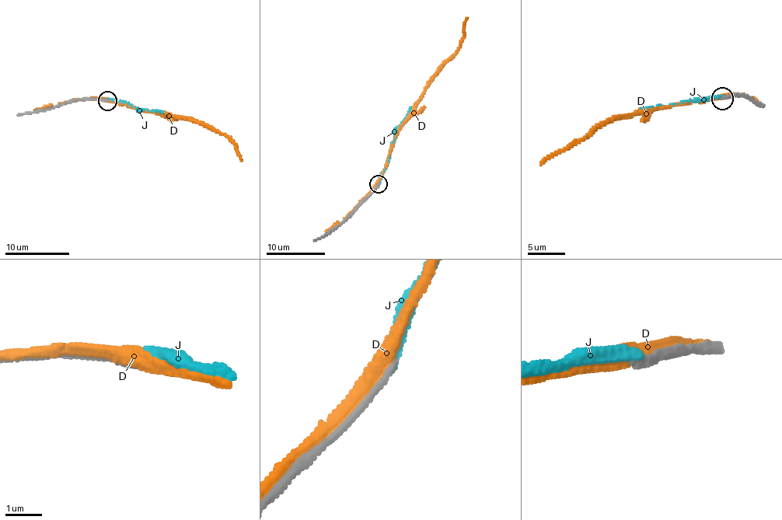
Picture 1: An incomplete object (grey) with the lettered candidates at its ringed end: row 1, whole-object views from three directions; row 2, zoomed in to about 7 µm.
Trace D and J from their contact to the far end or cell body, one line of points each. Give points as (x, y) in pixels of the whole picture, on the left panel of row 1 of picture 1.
D: (97, 99), (144, 110), (187, 117), (206, 124), (228, 139), (238, 150), (242, 161)
J: (106, 99), (127, 103), (138, 109), (165, 113)

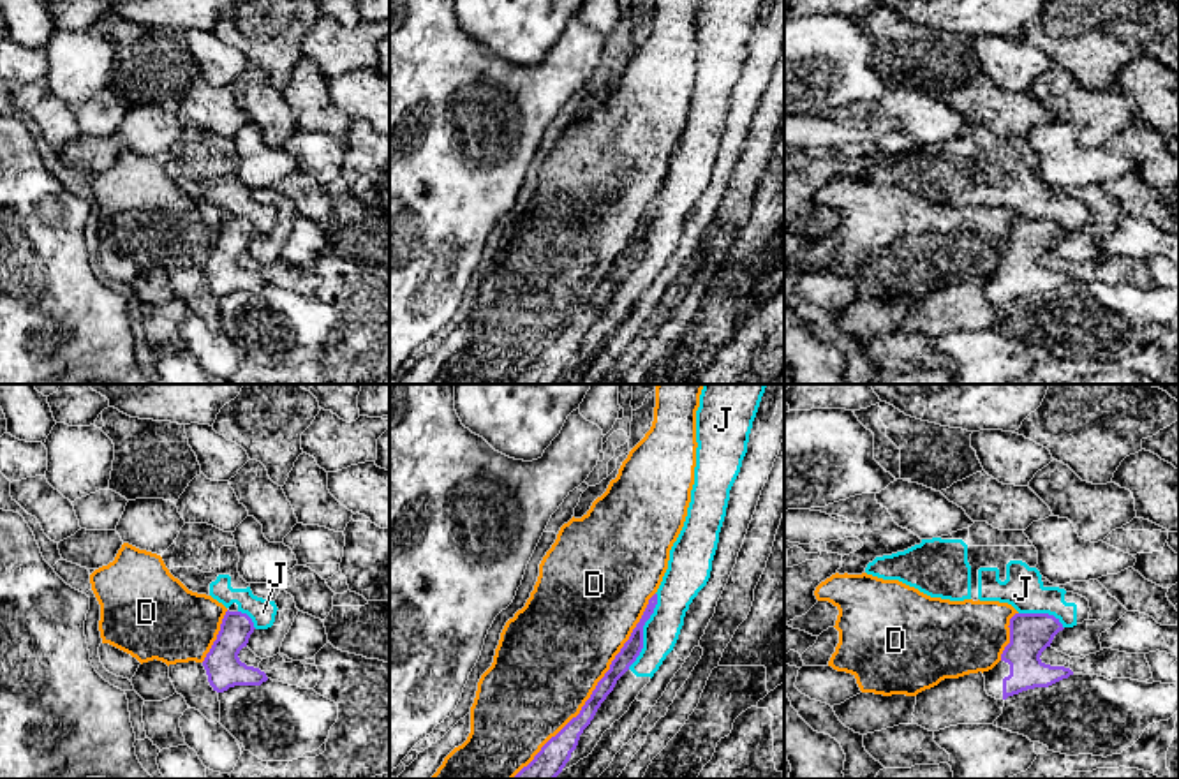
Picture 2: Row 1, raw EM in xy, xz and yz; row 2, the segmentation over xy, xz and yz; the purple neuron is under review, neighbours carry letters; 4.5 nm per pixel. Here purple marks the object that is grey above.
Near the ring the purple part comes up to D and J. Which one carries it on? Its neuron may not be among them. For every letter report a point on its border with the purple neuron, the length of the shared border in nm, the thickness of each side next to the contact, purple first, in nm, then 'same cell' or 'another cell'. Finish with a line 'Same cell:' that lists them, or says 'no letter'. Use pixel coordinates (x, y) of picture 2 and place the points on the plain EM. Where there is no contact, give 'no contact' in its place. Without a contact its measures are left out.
D: meets purple in xz at (596, 293); contact 1050 nm long; 90 nm thick on the purple side, 480 nm on the other; another cell
J: meets purple in xz at (642, 237); contact 380 nm long; 90 nm thick on the purple side, 160 nm on the other; another cell
Same cell: no letter

